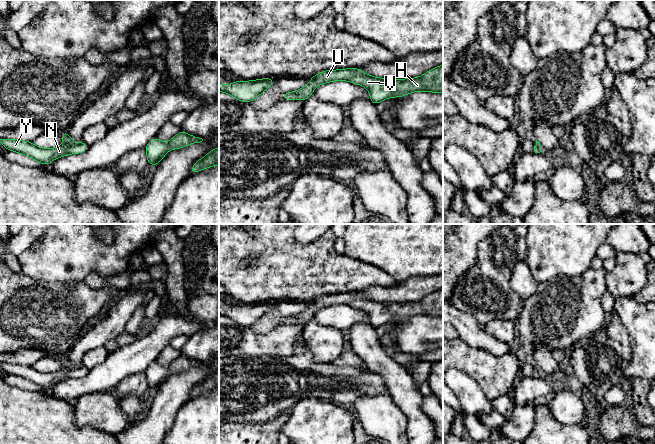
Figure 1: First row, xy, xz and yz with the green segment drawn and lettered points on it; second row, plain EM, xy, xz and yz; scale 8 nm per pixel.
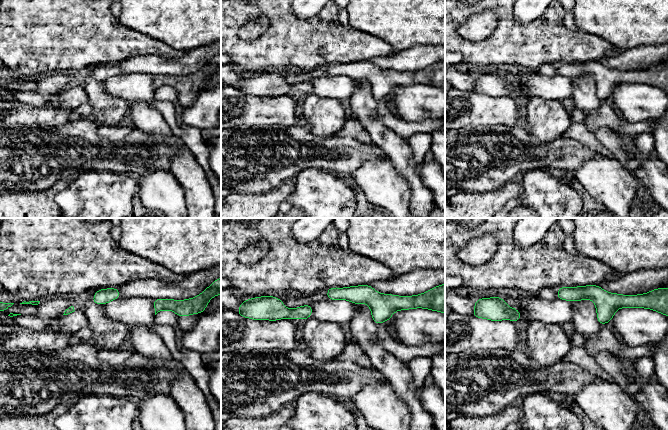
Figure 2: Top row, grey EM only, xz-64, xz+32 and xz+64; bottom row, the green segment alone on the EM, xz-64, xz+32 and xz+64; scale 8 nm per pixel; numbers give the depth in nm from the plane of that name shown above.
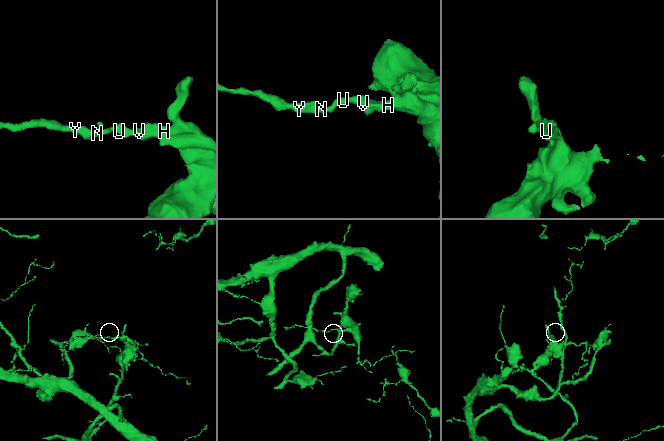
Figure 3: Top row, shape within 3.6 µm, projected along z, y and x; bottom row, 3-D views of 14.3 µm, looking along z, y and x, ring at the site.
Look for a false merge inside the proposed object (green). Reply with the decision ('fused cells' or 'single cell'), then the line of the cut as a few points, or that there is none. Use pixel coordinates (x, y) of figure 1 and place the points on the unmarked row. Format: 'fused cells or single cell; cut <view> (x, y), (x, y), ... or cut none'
single cell; cut none

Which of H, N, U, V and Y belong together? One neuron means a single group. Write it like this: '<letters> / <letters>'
H N U V Y

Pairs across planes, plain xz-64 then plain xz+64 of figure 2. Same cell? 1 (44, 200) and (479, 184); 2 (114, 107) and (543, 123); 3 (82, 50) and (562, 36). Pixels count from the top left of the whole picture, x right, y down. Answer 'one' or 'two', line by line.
1: two
2: one
3: one

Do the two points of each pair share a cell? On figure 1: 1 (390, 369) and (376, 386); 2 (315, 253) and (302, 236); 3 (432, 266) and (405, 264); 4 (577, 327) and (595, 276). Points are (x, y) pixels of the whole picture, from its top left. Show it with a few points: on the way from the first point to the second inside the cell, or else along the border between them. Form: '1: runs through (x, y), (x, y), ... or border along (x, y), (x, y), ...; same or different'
1: border along (366, 366), (383, 378), (388, 392); different
2: border along (323, 234), (310, 243), (299, 243), (294, 238); different
3: runs through (425, 264), (412, 264); same
4: runs through (579, 314), (583, 294), (588, 289); same

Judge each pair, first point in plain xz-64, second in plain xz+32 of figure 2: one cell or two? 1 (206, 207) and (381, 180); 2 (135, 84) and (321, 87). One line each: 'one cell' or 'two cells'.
1: two cells
2: one cell

